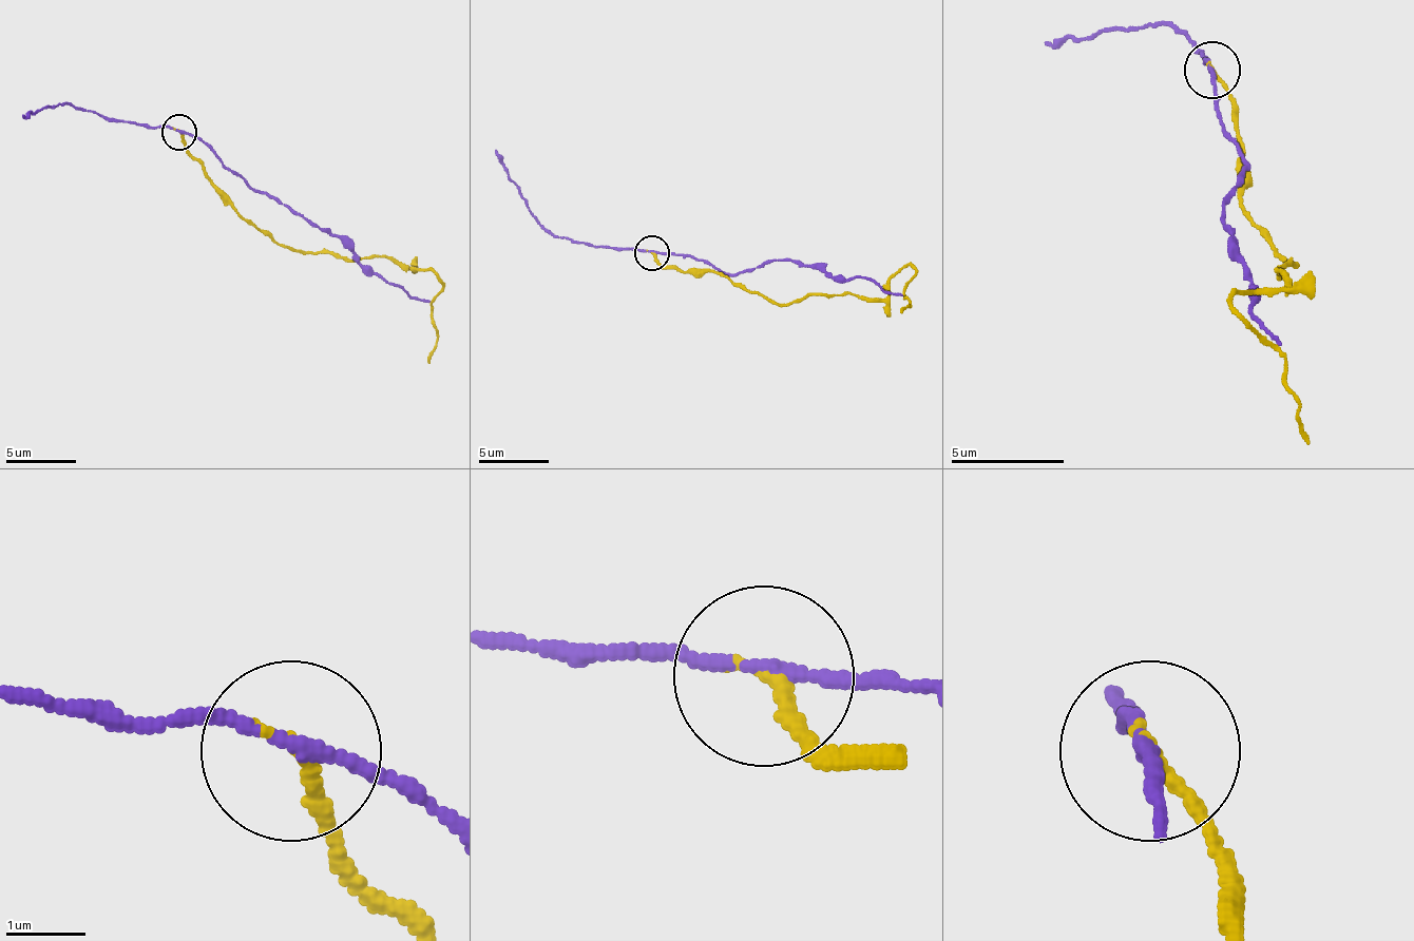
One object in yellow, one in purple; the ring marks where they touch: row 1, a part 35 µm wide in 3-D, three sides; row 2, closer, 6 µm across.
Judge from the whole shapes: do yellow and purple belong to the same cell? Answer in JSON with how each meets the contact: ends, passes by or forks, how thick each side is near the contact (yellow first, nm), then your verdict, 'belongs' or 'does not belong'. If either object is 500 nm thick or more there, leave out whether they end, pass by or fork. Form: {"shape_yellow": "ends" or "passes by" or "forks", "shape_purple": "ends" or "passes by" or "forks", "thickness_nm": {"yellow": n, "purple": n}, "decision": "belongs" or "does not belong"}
{"shape_yellow": "ends", "shape_purple": "passes by", "thickness_nm": {"yellow": 170, "purple": 160}, "decision": "does not belong"}

